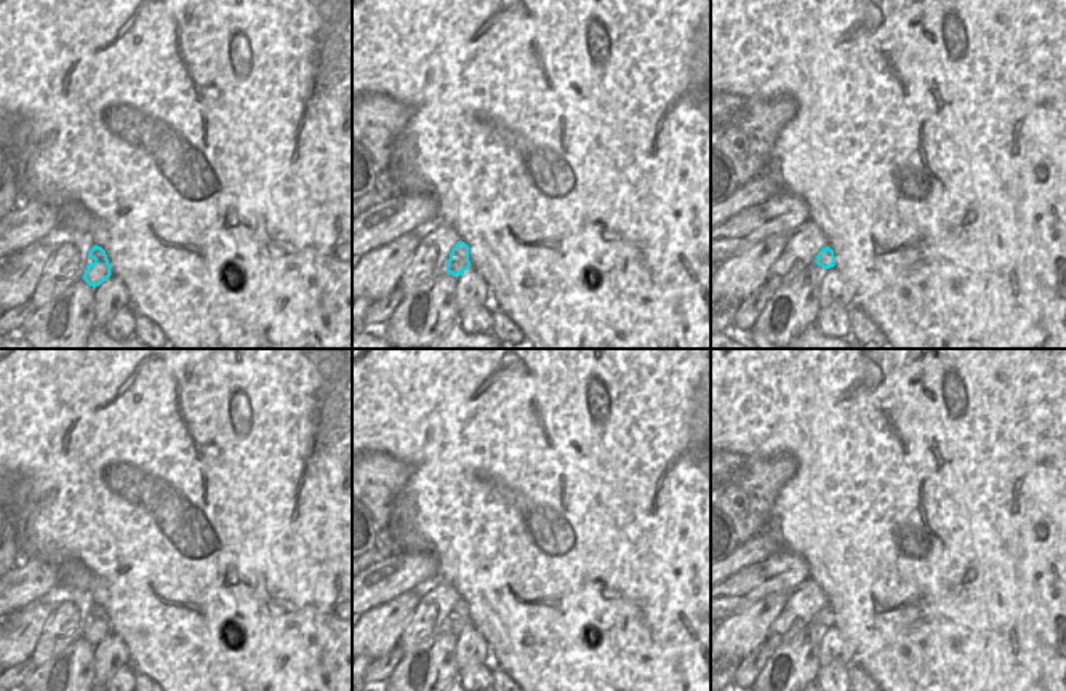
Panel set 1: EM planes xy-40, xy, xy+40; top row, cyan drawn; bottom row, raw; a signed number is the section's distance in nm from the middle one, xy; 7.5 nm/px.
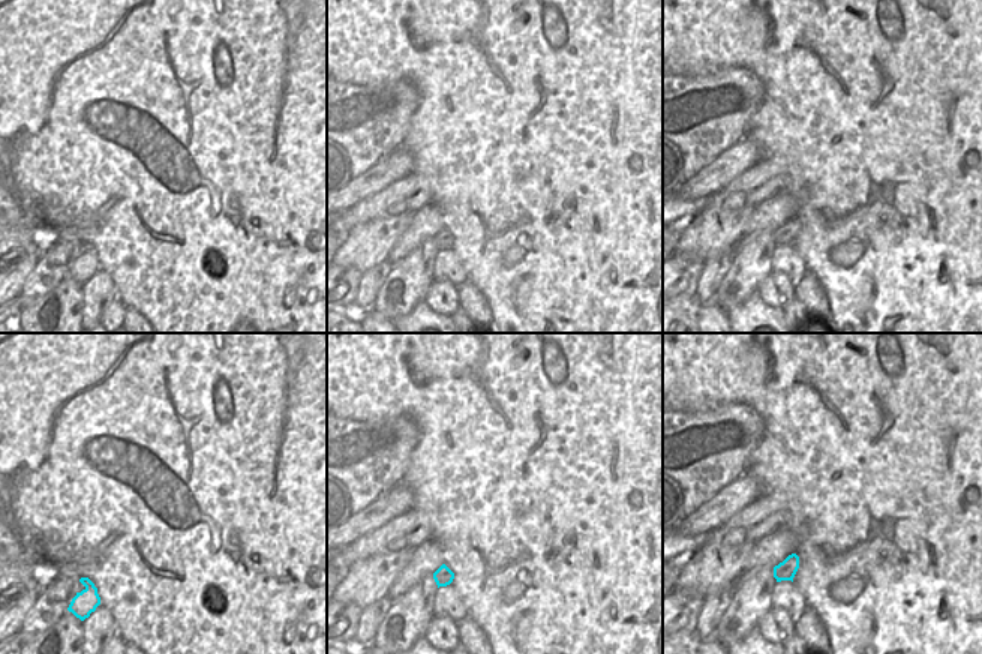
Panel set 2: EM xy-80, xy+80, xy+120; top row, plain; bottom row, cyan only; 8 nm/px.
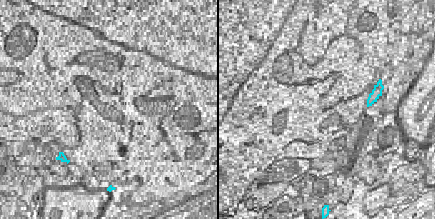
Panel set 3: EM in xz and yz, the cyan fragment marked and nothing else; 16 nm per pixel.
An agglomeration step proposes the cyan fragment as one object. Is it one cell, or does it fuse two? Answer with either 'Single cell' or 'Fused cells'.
Fused cells.

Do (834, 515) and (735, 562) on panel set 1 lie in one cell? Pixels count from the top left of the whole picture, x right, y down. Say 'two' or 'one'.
two

